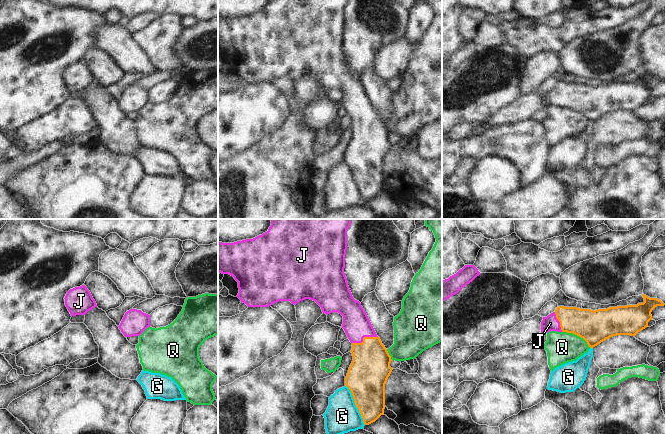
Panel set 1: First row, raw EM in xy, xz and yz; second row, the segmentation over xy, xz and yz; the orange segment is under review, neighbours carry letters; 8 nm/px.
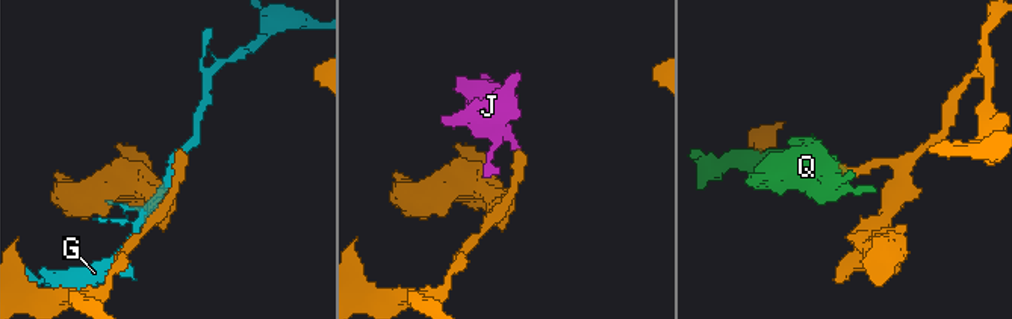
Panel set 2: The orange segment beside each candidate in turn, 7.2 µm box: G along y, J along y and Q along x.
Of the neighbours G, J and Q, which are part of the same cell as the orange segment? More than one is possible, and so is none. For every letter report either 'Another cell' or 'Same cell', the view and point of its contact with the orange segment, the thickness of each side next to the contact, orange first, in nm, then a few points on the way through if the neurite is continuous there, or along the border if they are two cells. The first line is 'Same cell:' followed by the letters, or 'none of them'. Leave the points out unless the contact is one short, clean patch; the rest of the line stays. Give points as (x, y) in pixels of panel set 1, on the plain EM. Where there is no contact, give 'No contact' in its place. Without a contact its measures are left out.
Same cell: J
G: Another cell. Touches orange at xz (355, 180). Thickness 320 nm (orange) against 280 nm
J: Same cell. Touches orange at xz (363, 114). Thickness 320 nm (orange) against 220 nm. Path across: xz (370, 144), (370, 132), (363, 114), (356, 100)
Q: Another cell. Touches orange at yz (577, 111). Thickness 260 nm (orange) against 260 nm

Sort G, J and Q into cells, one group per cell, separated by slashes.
G / J / Q

